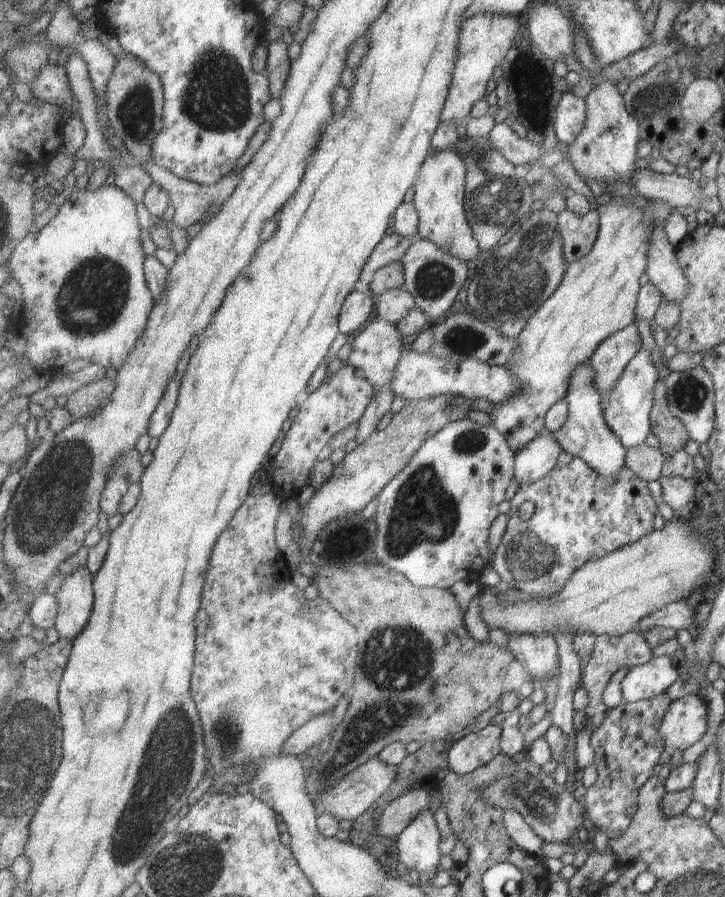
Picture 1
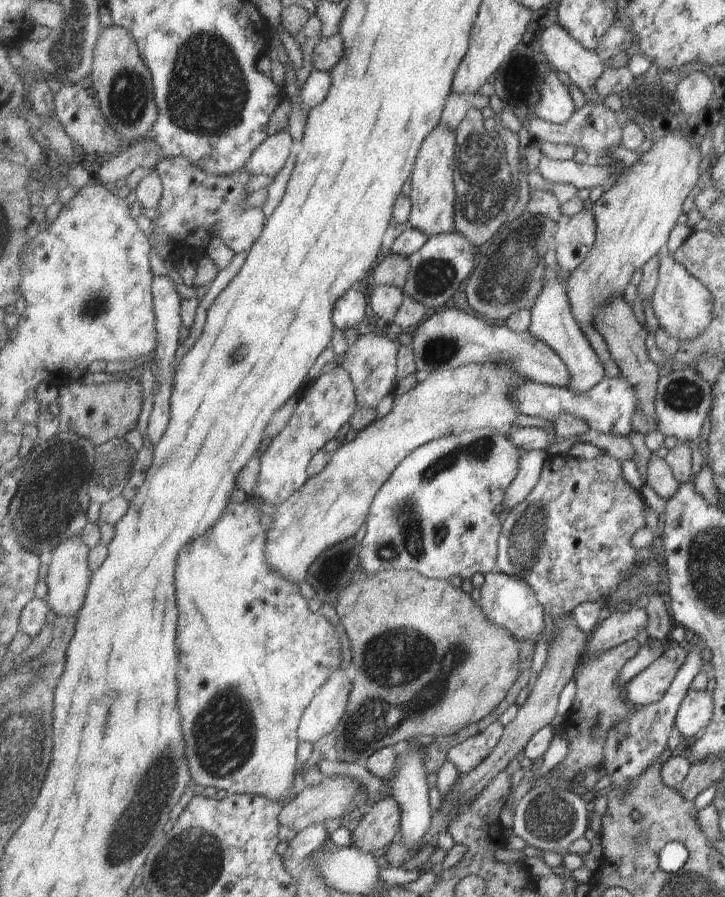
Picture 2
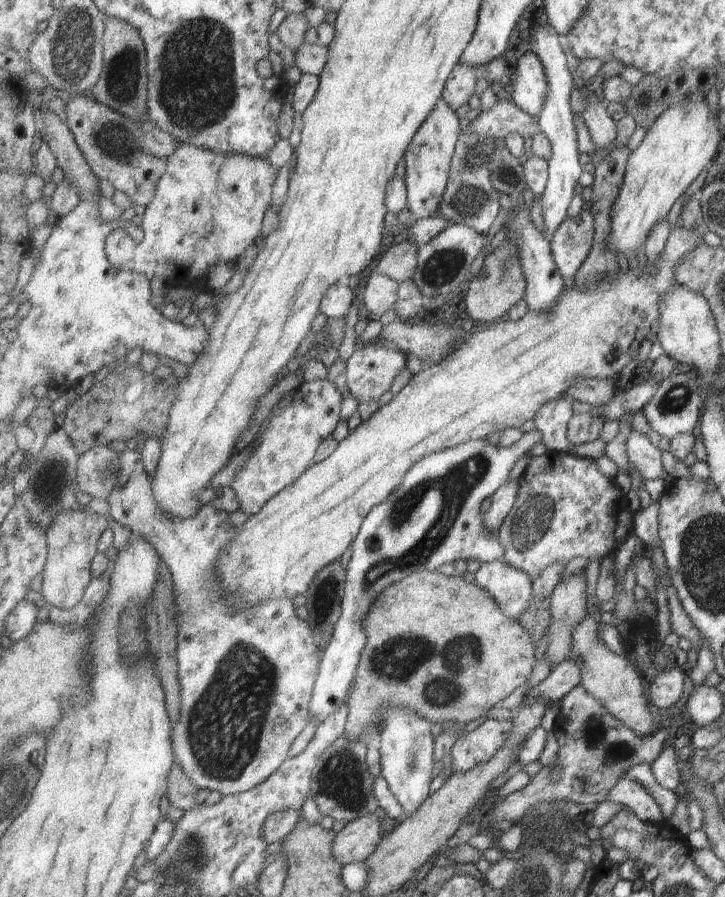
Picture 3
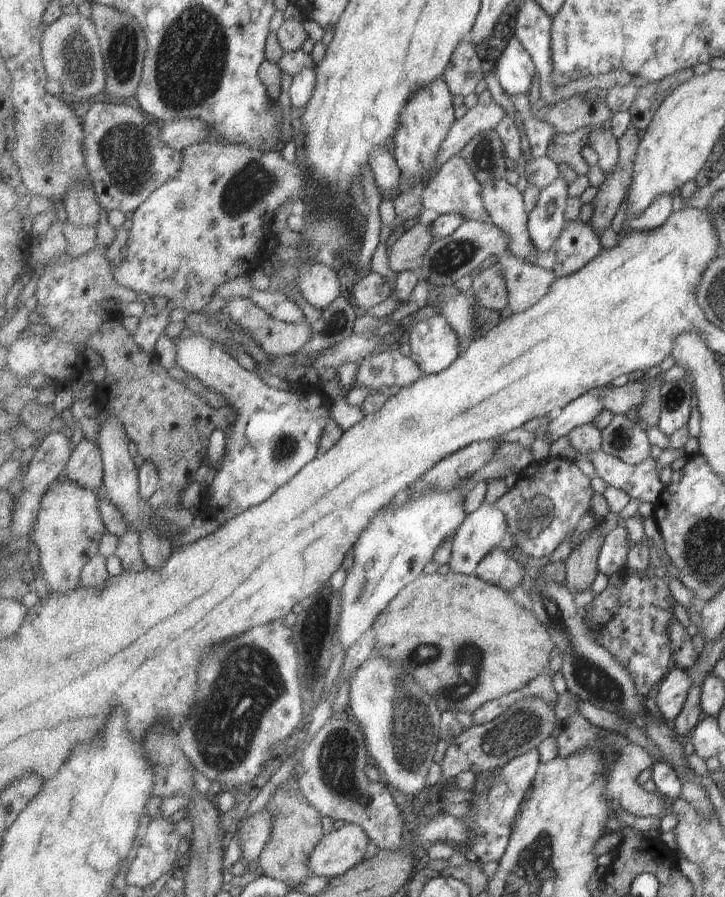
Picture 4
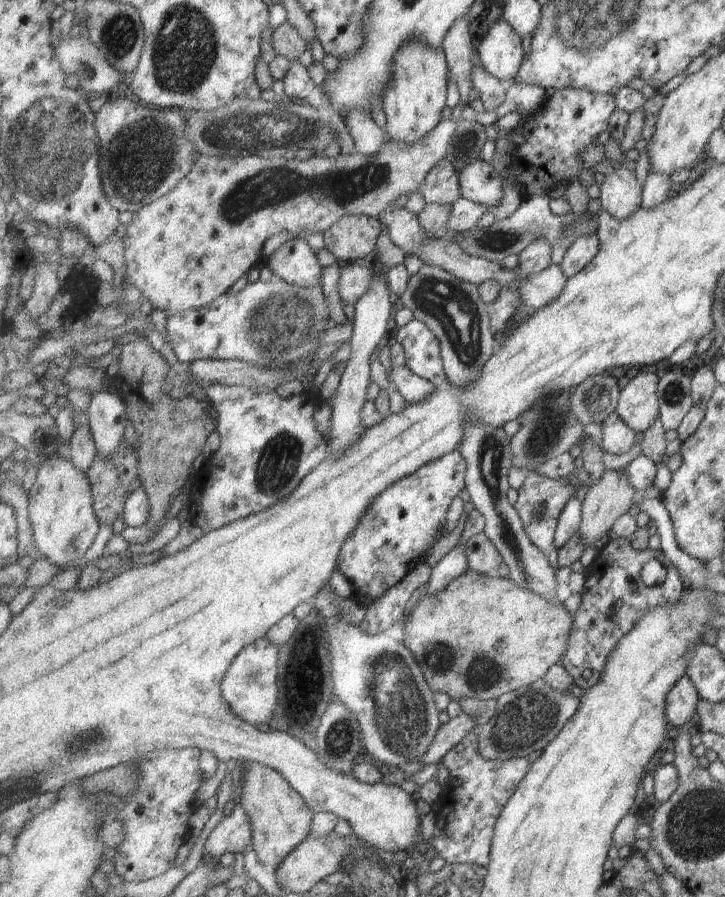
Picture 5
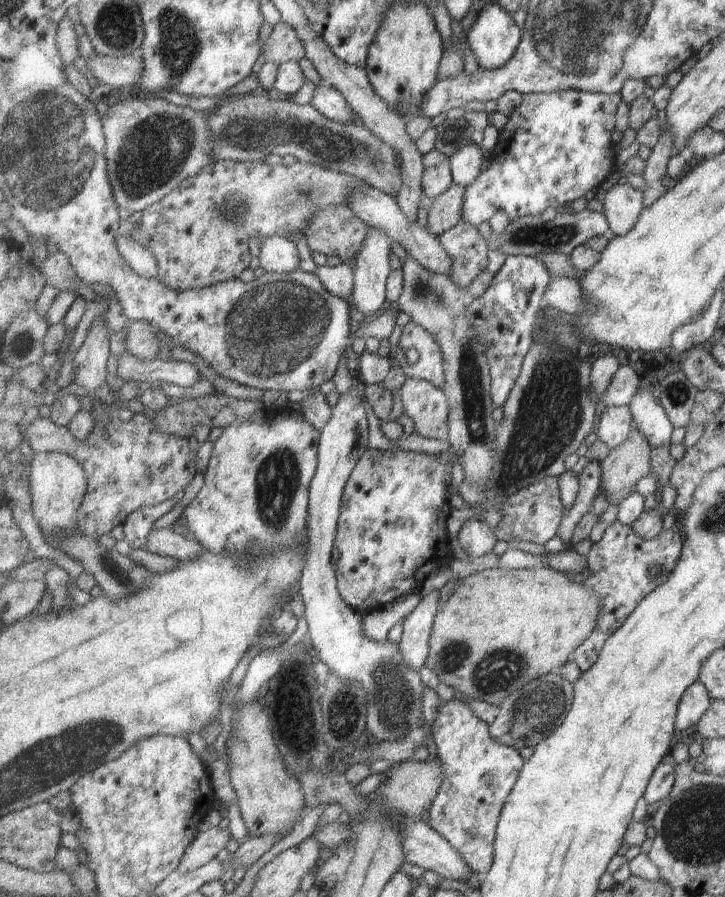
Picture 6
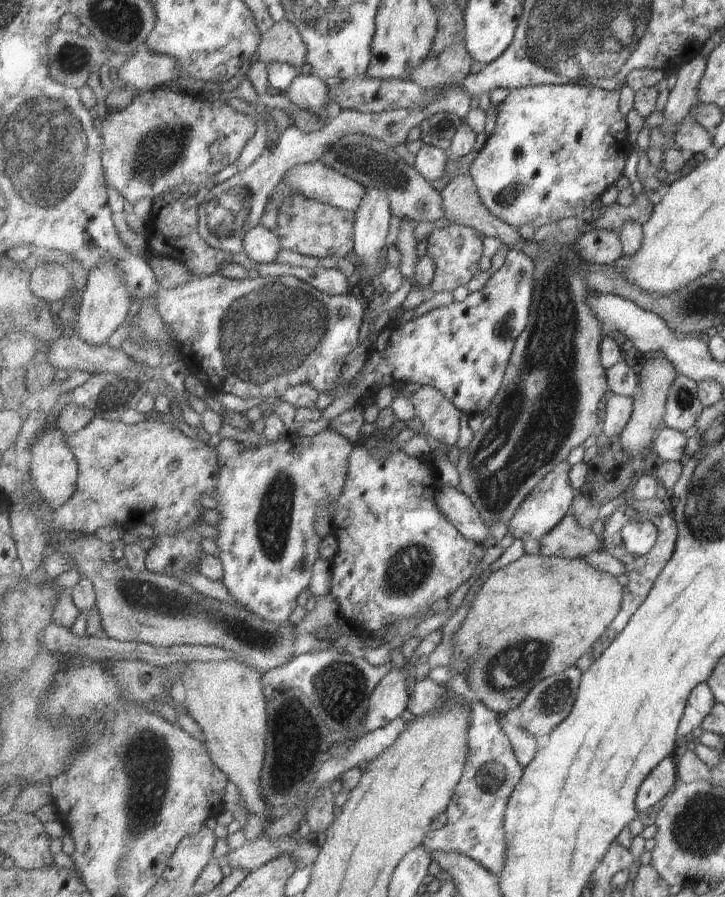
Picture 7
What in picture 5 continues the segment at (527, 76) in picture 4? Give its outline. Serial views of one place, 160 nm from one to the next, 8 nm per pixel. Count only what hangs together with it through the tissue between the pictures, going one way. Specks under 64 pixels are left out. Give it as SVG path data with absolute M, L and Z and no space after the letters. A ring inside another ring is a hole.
M504 18L491 25L477 52L483 68L507 84L518 75L526 55L520 34Z

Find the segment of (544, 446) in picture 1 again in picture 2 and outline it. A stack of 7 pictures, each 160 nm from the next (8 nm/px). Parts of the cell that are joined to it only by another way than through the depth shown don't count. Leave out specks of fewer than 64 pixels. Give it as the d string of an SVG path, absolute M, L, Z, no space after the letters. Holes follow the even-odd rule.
M529 450L520 453L519 471L515 481L505 494L502 509L511 511L515 506L519 506L529 498L535 486L541 480L545 464L550 458L543 450Z

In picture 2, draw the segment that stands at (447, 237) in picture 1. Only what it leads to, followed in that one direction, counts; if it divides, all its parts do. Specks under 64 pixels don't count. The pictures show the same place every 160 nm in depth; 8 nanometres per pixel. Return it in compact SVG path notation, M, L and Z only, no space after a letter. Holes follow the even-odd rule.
M440 123L423 144L418 160L415 162L413 176L410 178L411 192L409 198L413 206L410 224L430 238L439 236L439 234L457 232L457 224L455 224L457 186L454 176L457 167L456 147L456 132L449 130L447 126Z

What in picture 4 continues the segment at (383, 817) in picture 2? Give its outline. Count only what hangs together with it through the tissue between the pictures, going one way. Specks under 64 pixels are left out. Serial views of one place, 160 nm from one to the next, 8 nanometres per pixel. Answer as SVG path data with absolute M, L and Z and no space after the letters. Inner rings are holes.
M347 823L341 829L325 835L309 856L309 870L313 876L335 879L362 861L371 838L359 824Z

